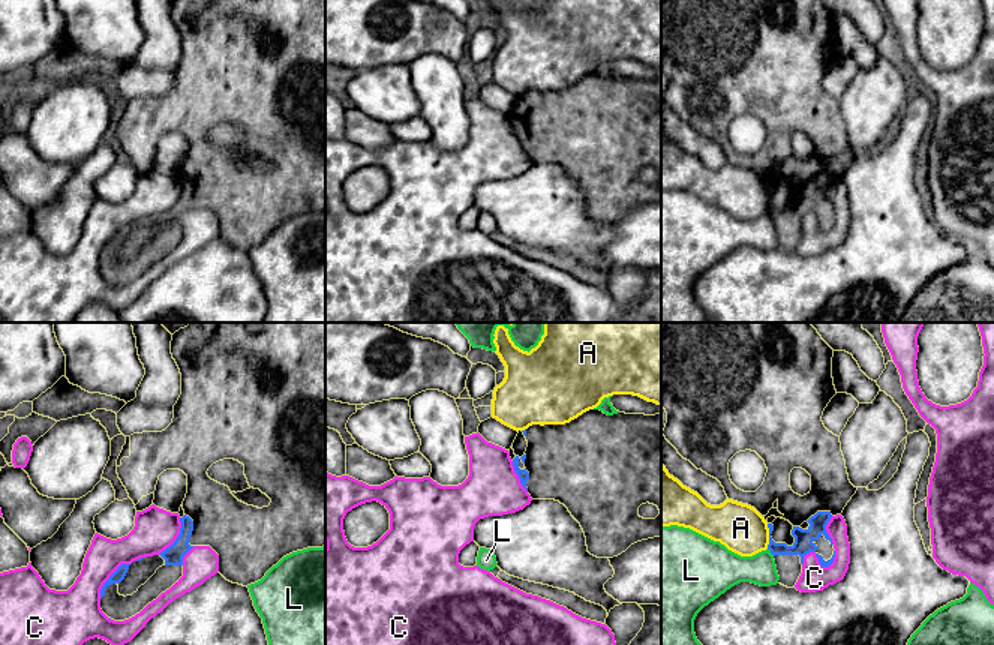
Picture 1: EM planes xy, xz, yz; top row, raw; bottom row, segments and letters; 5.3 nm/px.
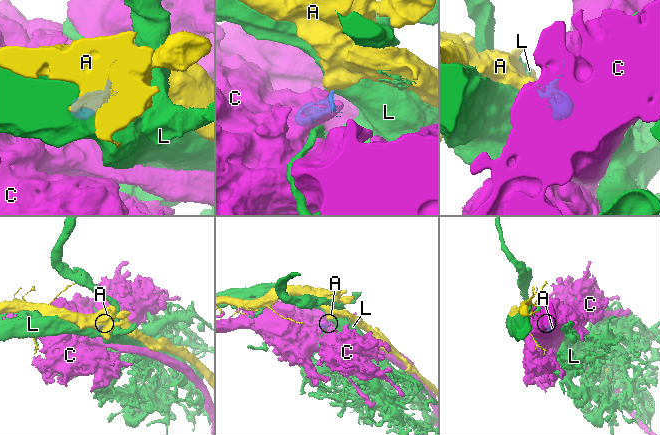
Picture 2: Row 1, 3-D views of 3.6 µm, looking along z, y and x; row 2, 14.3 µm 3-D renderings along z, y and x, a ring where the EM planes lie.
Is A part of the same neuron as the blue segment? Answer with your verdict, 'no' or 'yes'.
no

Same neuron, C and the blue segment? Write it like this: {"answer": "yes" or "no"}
{"answer": "no"}

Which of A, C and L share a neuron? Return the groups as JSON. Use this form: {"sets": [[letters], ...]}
{"sets": [["A"], ["C"], ["L"]]}

